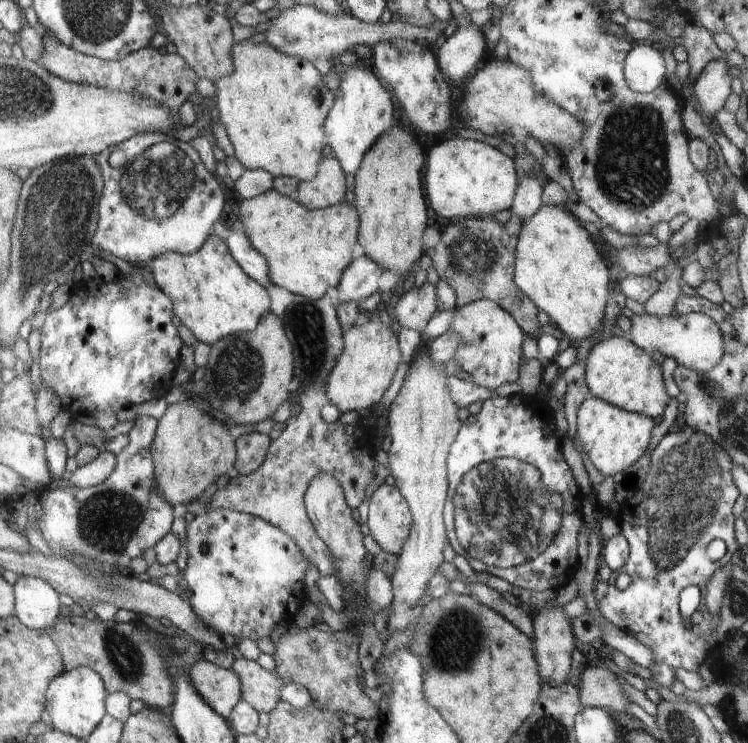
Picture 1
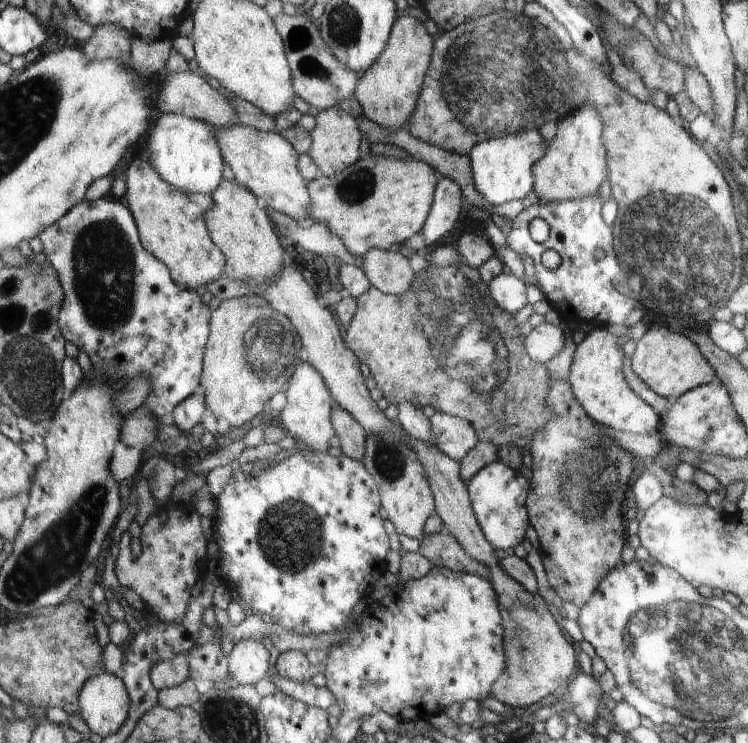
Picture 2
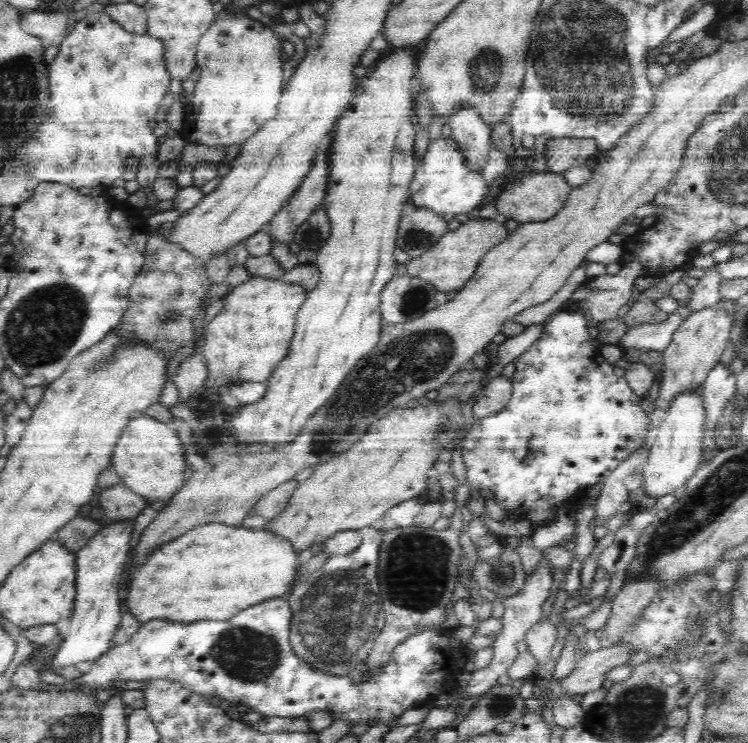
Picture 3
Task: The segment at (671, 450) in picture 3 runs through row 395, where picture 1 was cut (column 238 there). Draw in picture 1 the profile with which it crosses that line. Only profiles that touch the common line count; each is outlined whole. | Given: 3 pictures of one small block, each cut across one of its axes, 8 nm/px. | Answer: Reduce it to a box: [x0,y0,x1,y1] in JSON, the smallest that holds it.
[189,660,244,719]

